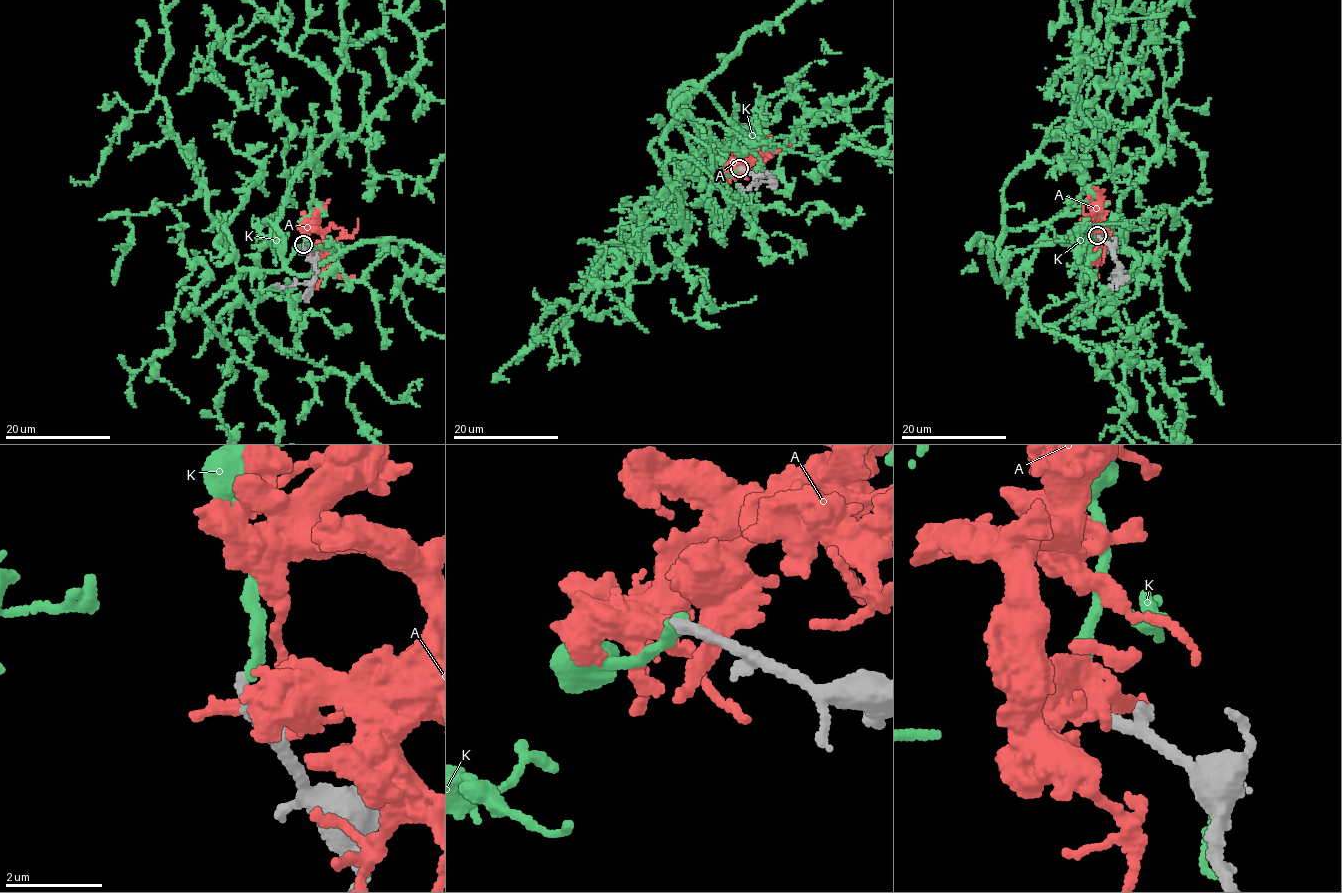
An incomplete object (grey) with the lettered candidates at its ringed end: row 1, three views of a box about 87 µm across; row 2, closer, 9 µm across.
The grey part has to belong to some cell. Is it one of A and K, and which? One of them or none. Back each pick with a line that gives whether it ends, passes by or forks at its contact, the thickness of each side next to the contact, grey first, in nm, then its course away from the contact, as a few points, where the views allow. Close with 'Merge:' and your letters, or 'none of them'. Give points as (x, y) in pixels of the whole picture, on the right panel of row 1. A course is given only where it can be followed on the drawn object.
Merge: none of them

